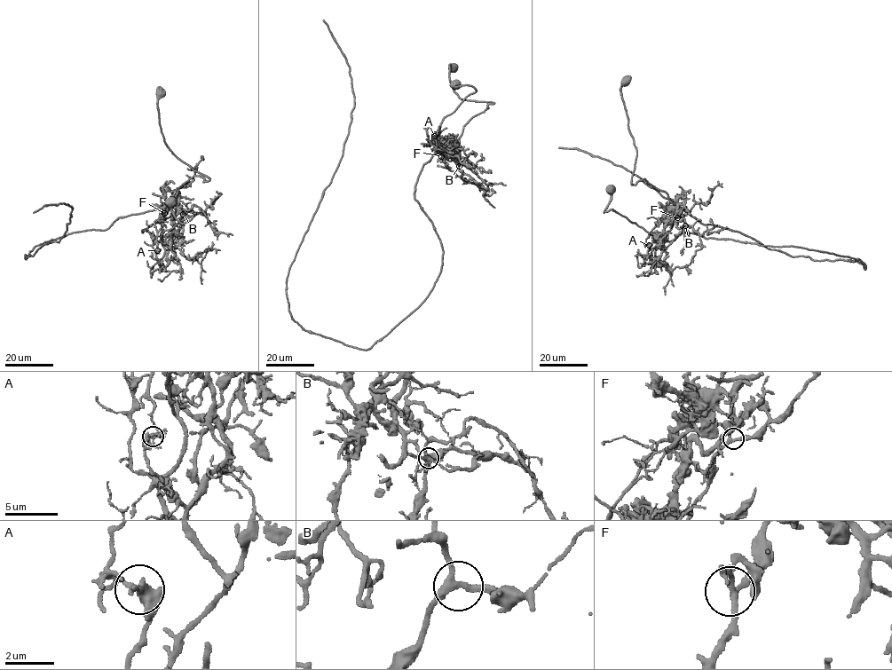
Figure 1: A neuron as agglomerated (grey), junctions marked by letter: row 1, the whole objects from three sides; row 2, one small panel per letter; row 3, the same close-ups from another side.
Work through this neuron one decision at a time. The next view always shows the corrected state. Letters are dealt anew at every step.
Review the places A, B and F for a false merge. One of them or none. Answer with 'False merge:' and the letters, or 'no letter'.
False merge: A

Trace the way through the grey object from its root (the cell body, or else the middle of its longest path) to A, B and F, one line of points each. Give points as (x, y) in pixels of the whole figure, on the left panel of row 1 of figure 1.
A: (171, 202), (170, 210), (179, 222), (192, 217), (161, 233), (164, 252), (159, 265), (162, 271), (157, 250)
B: (171, 202), (170, 210), (179, 222), (192, 217), (163, 231), (161, 245), (162, 241), (174, 246), (183, 214)
F: (171, 202), (170, 210), (179, 222), (192, 217), (163, 231), (162, 245), (164, 213)

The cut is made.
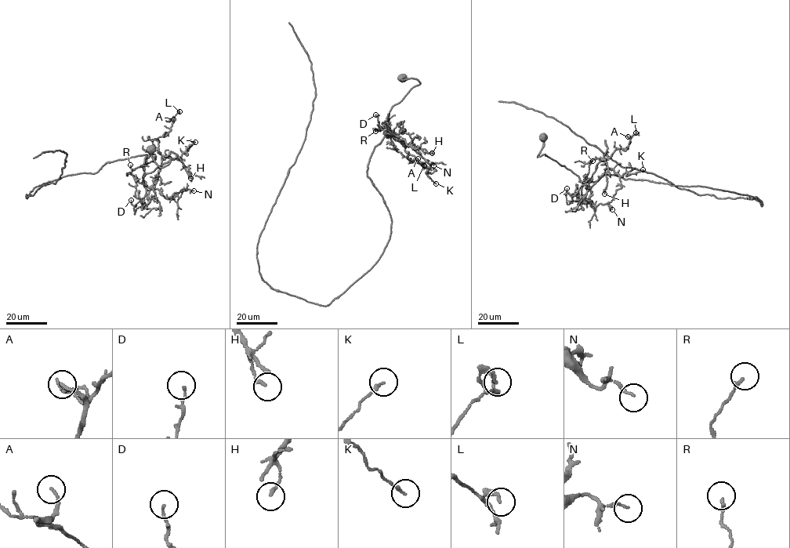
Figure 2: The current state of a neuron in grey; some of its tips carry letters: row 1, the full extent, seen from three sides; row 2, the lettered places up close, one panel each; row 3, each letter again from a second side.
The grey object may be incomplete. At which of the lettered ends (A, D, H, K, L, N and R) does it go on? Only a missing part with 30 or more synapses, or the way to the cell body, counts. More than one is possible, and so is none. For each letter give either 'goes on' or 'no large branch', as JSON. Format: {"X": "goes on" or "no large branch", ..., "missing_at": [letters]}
{"A": "no large branch", "D": "no large branch", "H": "no large branch", "K": "no large branch", "L": "no large branch", "N": "no large branch", "R": "no large branch", "missing_at": []}

